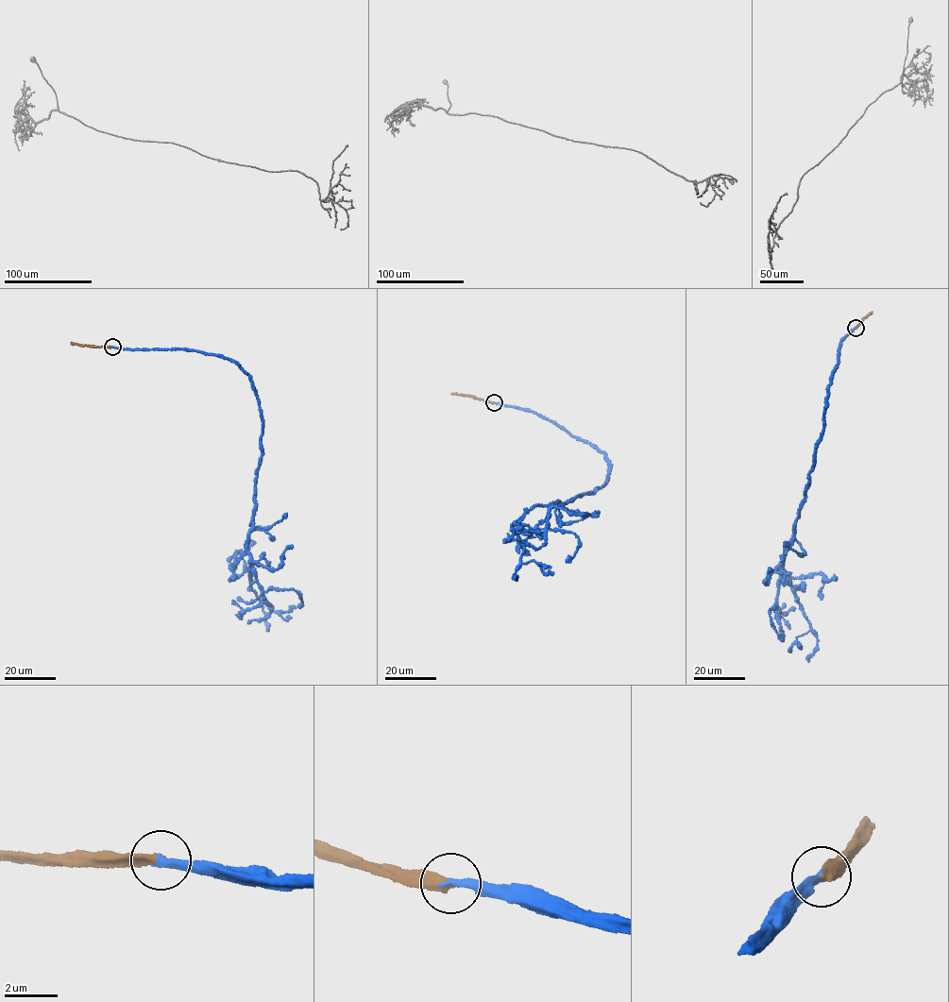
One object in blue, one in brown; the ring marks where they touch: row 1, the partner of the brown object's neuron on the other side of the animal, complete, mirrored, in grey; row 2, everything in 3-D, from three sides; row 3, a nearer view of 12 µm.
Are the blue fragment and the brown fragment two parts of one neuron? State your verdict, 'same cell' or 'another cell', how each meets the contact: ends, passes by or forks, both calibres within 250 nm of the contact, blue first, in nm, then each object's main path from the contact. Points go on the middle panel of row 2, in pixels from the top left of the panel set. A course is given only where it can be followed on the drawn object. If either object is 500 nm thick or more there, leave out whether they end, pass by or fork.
same cell; blue ends there; brown ends there; 300 nm thick on the blue side, 400 nm on the other; blue runs (494, 403), (542, 416), (595, 445), (609, 465), (600, 488), (550, 507), (524, 541), (521, 563), (552, 572); brown runs (494, 403), (451, 394)

